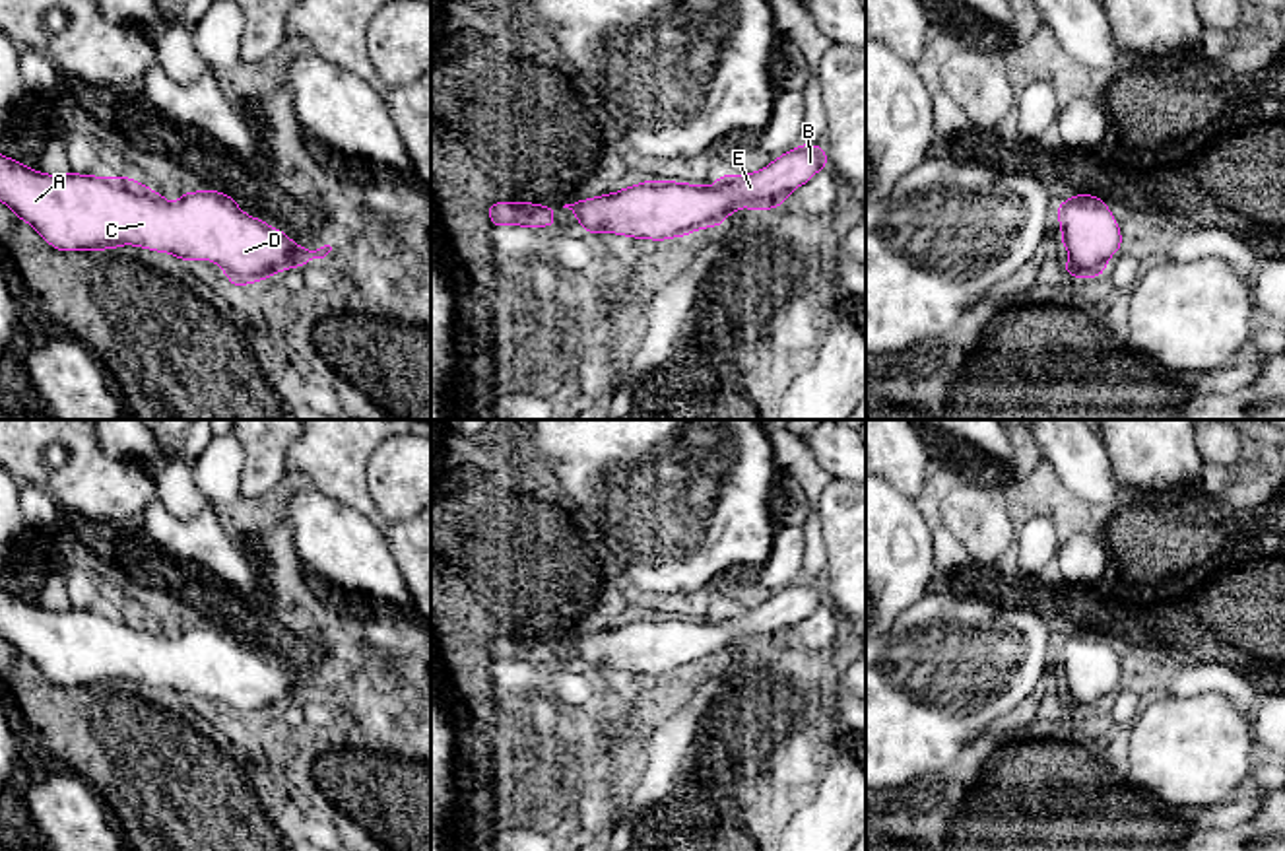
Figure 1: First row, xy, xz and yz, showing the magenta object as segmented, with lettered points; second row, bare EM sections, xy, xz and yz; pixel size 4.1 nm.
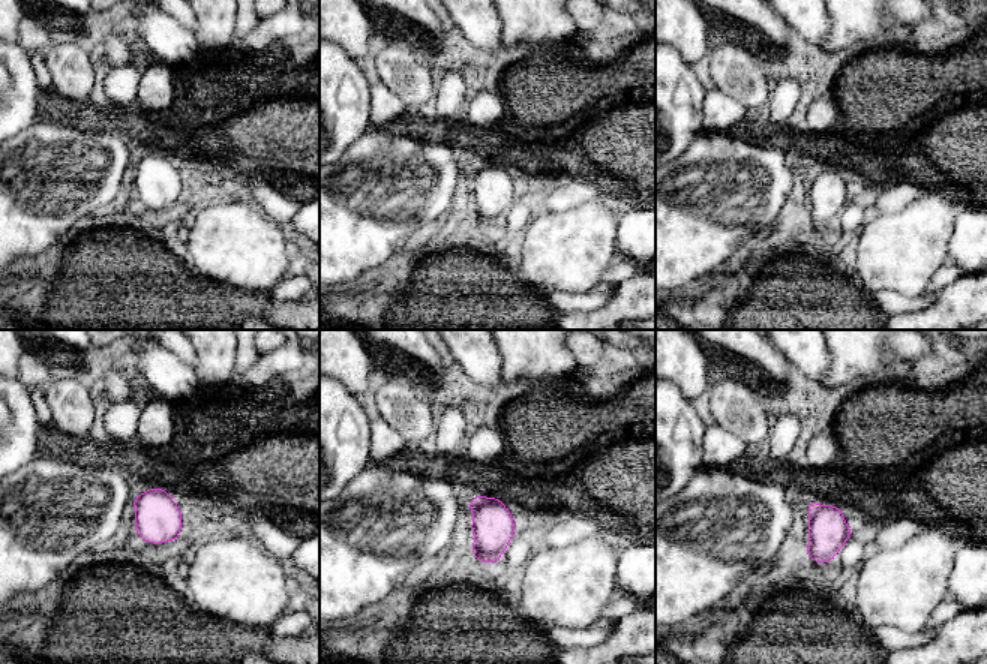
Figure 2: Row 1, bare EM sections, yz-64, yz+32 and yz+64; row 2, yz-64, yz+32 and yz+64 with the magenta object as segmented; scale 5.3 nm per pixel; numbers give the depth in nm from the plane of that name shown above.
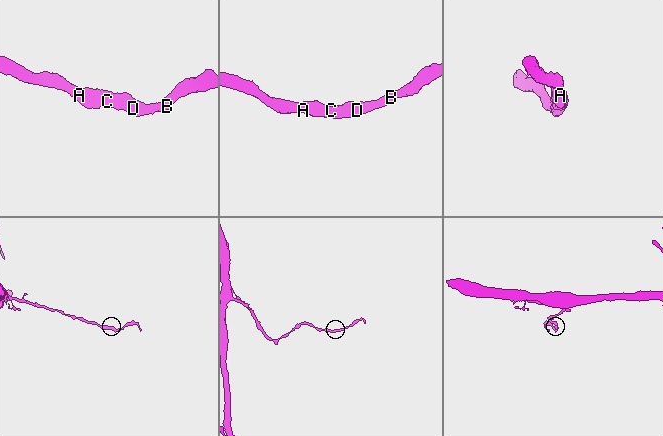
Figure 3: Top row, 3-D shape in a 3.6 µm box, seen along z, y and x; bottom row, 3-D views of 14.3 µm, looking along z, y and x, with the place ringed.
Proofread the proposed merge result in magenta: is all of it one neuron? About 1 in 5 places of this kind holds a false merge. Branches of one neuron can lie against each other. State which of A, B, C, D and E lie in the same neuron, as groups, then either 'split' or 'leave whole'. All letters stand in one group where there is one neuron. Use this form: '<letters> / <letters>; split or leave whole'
A B C D E; leave whole

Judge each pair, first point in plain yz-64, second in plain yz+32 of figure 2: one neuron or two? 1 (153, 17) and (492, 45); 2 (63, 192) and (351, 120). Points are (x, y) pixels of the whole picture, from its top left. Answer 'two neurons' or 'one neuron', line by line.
1: one neuron
2: two neurons

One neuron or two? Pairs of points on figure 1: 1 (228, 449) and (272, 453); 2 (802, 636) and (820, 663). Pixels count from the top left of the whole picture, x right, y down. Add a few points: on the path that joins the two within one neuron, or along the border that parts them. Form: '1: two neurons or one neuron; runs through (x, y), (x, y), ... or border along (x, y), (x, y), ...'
1: two neurons; border along (237, 440), (243, 451), (241, 492)
2: two neurons; border along (785, 638), (804, 647), (833, 649)

